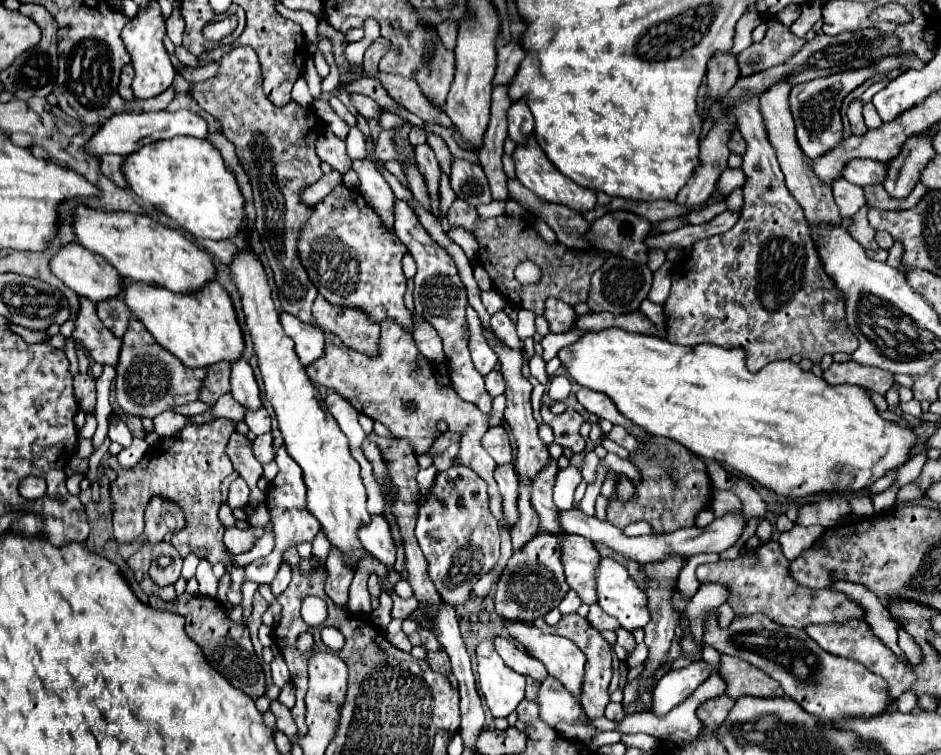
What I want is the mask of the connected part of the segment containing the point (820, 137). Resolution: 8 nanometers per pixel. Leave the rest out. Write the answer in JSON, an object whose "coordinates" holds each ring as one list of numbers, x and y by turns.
{"coordinates":[[885,57,885,61,877,61,877,65,869,65,869,69,853,69,849,73,837,73,833,77,823,77,823,79,813,79,801,85,795,85,791,89,789,95,789,105,791,105,791,113,795,119,795,129,797,129,797,143,803,151,805,157,809,159,817,159,823,153,831,151,833,147,839,145,839,141,843,139,843,123,841,123,841,115,839,115,839,107,843,103,843,99,861,83,865,83,867,79,871,79,875,73,887,73,891,69,897,69,899,65,907,65,909,69,921,69,925,67,925,63,917,57]]}

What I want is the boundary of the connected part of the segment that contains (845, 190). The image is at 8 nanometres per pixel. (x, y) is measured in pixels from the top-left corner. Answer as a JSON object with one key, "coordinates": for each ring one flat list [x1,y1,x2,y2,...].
{"coordinates":[[839,179,833,183,833,197,835,197,835,203,839,207,841,219,855,215,859,211,859,207,867,203,863,189,845,181,845,179]]}

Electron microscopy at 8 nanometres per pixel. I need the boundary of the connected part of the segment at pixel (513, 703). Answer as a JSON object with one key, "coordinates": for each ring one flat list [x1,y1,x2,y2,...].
{"coordinates":[[491,641,477,647,479,685,493,717,509,717,525,697,525,677,509,669]]}

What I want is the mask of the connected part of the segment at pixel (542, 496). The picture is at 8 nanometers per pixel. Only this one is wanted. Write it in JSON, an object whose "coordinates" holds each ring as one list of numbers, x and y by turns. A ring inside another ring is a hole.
{"coordinates":[[553,459,551,465,549,465,545,471,541,471,541,473,535,477,535,481,529,485,533,507,535,507,537,513,539,513,539,531,549,533,549,535,565,533,565,531,559,527,559,521,557,521,559,509,557,509,555,503,553,503,555,477,557,477,557,461]]}

